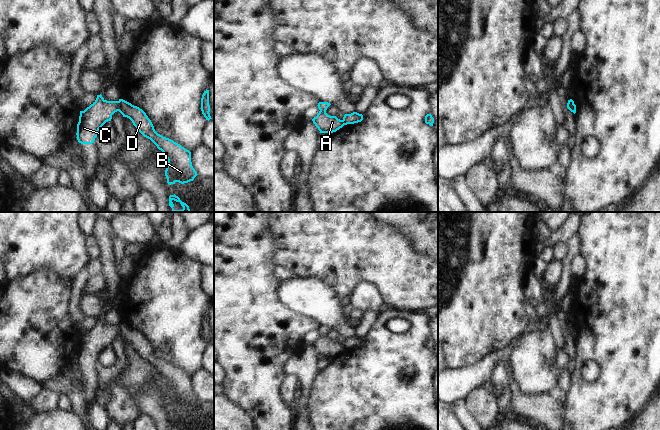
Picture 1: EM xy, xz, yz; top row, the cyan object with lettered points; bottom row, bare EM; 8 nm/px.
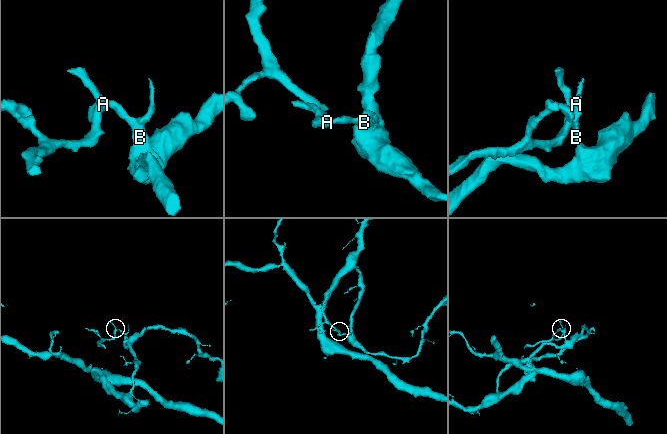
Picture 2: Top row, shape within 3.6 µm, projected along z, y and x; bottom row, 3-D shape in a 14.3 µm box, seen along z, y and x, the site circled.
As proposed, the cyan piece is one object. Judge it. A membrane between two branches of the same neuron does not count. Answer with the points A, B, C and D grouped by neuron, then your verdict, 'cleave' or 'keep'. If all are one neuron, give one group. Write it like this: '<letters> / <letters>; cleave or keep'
A C / B D; cleave

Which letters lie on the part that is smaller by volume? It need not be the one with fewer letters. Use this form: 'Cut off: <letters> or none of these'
Cut off: A, C

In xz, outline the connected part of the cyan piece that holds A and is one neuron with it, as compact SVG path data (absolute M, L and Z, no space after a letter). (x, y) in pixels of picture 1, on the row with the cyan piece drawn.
M319 102L317 105L320 111L312 121L320 133L333 133L344 126L343 120L326 113L326 110L330 105L331 104L328 102Z

